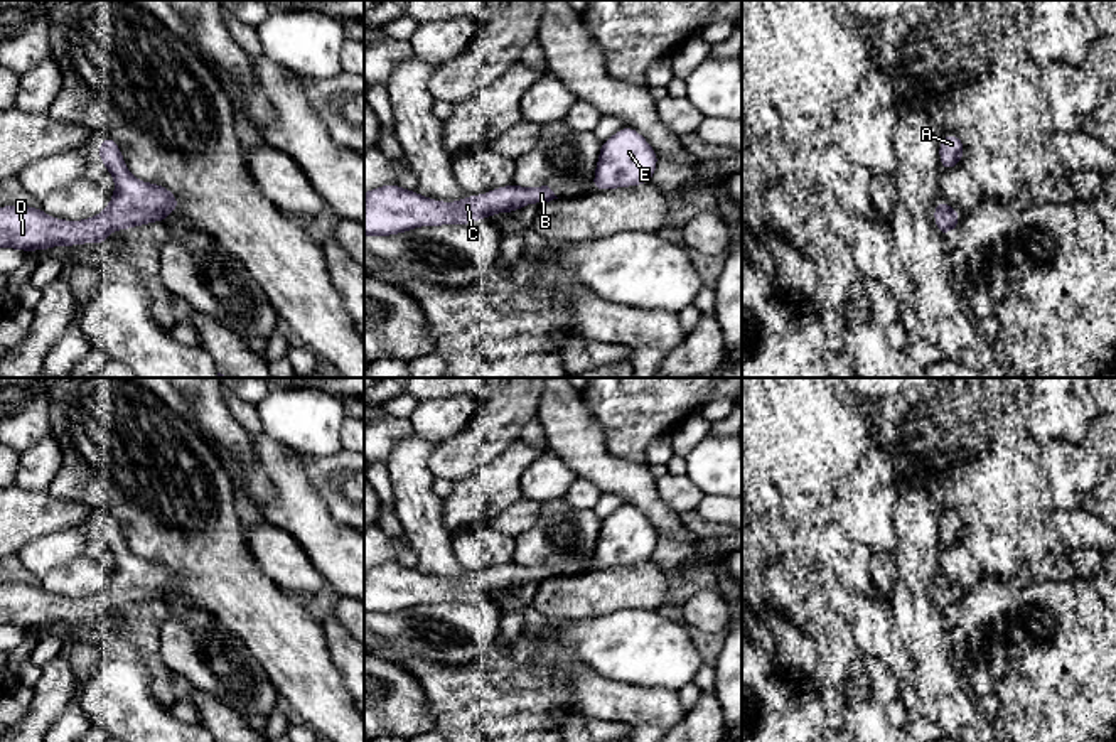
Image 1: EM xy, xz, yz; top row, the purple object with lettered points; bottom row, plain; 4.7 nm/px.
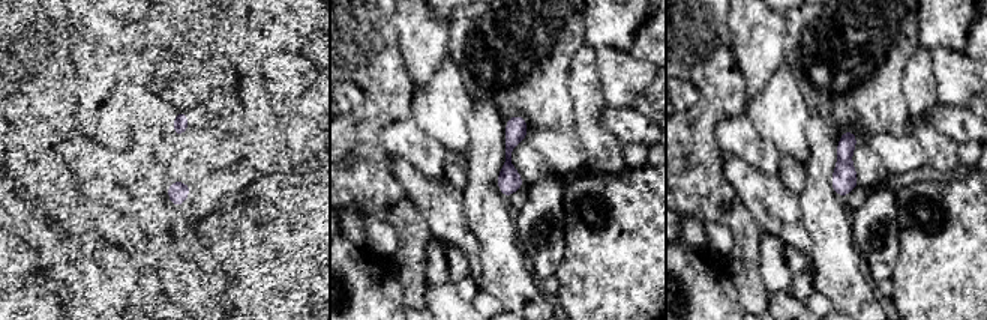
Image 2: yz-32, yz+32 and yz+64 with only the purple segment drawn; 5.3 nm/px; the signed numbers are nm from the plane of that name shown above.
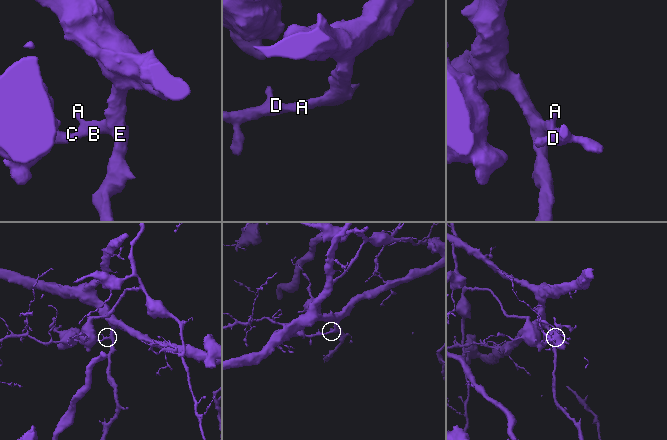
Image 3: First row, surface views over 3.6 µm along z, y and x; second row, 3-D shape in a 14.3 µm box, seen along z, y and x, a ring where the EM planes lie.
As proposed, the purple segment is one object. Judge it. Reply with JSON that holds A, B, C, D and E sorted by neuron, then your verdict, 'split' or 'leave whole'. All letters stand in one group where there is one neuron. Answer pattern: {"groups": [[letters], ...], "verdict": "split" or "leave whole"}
{"groups": [["A", "B", "C", "D", "E"]], "verdict": "leave whole"}

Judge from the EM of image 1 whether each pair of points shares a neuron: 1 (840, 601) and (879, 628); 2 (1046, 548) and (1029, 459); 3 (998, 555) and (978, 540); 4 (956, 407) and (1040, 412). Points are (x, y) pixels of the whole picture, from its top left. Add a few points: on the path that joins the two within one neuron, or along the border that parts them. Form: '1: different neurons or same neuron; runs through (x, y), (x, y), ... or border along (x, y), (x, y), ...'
1: same neuron; runs through (850, 609), (869, 623)
2: same neuron; runs through (1035, 526), (1029, 481)
3: same neuron; runs through (993, 552), (983, 545)
4: different neurons; border along (1029, 395), (1025, 435)

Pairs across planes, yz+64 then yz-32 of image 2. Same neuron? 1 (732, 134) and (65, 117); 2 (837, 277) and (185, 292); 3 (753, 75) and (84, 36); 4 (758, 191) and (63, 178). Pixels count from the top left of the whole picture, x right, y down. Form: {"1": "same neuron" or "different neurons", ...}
{"1": "different neurons", "2": "same neuron", "3": "same neuron", "4": "different neurons"}

